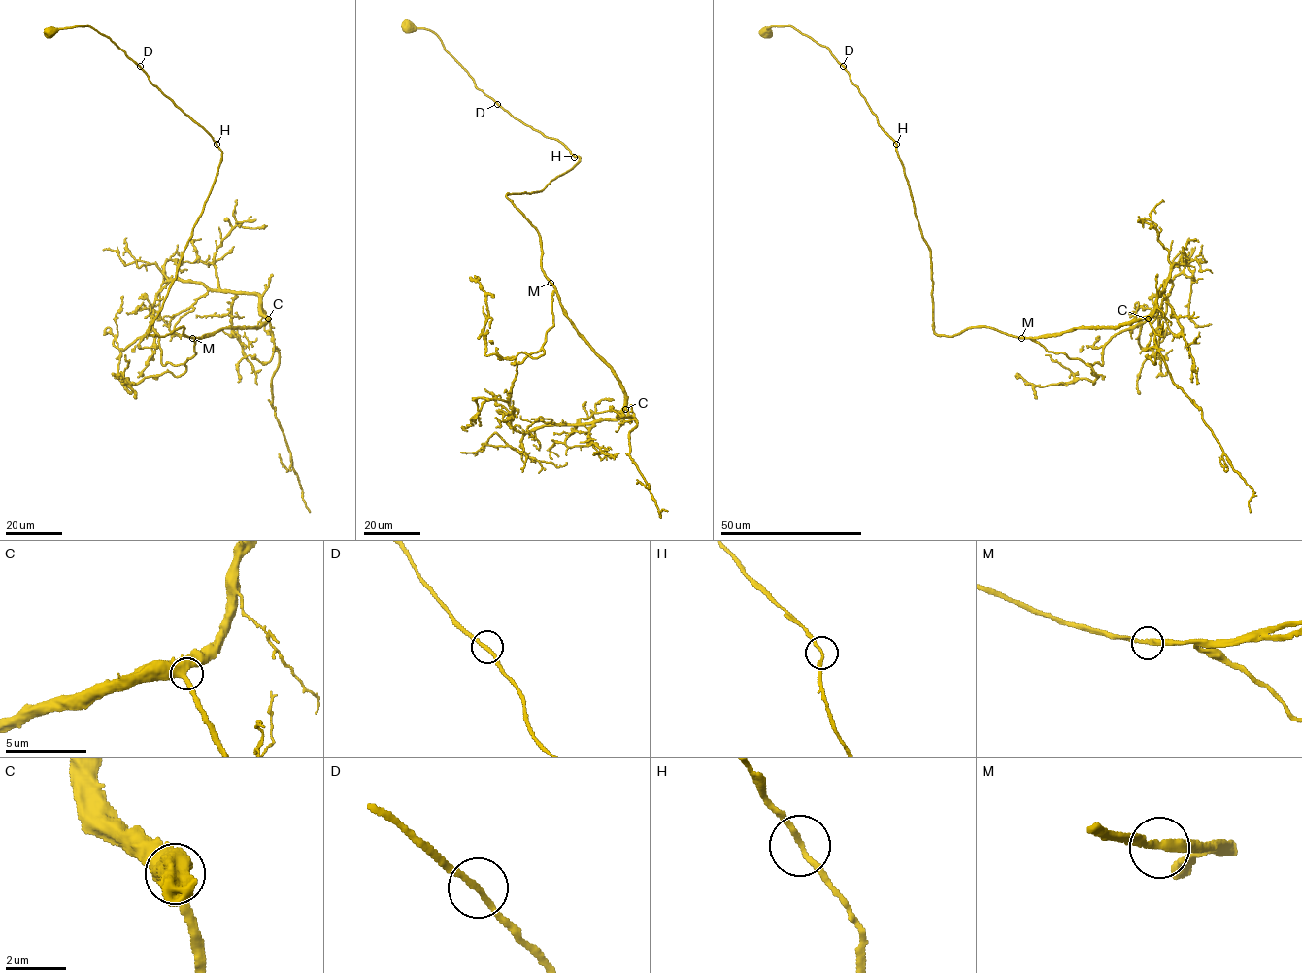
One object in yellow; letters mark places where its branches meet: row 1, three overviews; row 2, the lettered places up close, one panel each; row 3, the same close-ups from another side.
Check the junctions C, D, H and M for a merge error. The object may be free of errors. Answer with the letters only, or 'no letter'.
no letter

